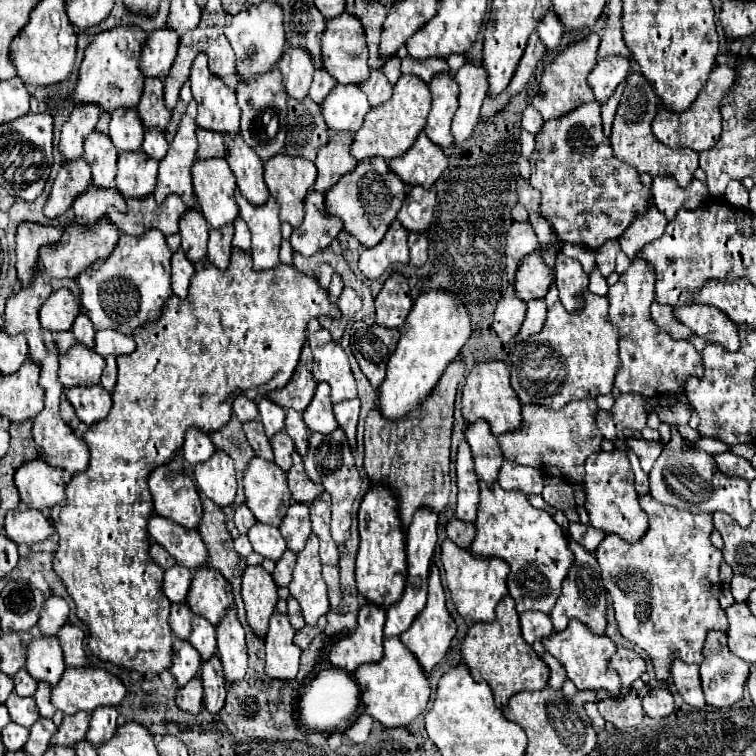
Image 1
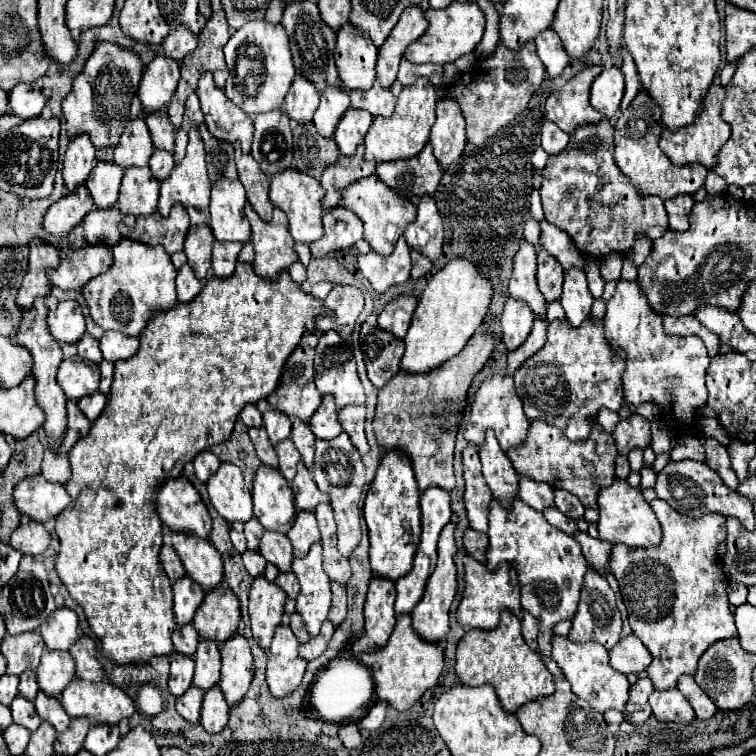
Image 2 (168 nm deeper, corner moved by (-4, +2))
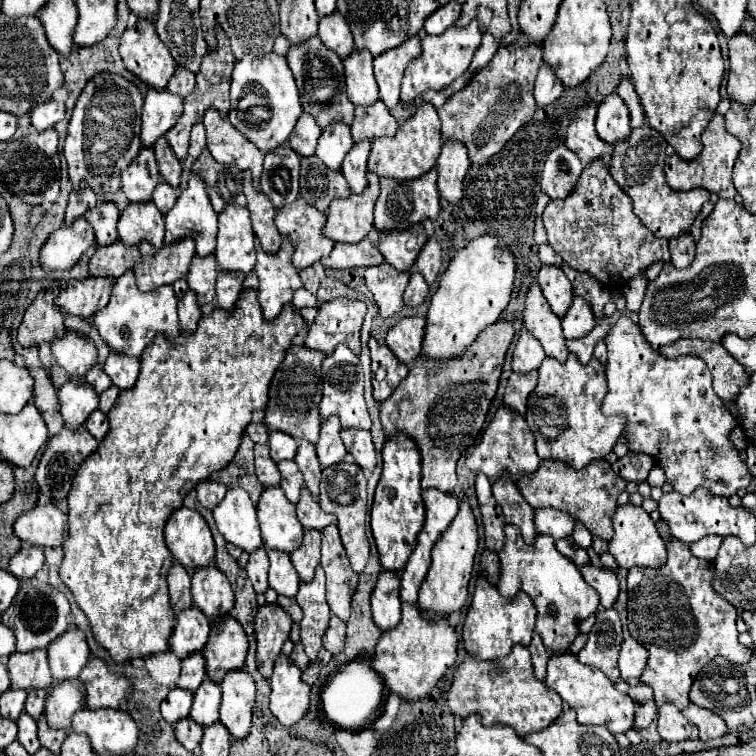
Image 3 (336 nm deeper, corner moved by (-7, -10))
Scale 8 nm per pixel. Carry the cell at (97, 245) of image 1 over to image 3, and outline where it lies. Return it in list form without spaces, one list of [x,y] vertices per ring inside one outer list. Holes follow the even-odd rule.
[[[87,278],[87,280],[71,280],[65,290],[59,292],[57,306],[65,314],[73,314],[89,320],[97,310],[105,308],[111,298],[113,280],[109,278]]]

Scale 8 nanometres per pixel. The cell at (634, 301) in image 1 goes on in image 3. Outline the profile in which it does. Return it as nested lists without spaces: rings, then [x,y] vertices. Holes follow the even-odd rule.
[[[621,316],[605,336],[607,344],[607,384],[609,392],[603,400],[605,416],[625,416],[623,436],[627,438],[627,448],[631,452],[649,454],[657,466],[663,468],[665,480],[673,486],[675,492],[689,496],[699,486],[707,488],[717,496],[733,496],[737,490],[747,488],[753,480],[747,464],[739,458],[739,450],[731,444],[729,434],[739,424],[739,420],[729,412],[723,400],[713,392],[711,372],[705,368],[705,362],[697,356],[681,356],[677,360],[665,360],[659,352],[653,352],[645,338],[641,336],[639,326],[629,318]]]

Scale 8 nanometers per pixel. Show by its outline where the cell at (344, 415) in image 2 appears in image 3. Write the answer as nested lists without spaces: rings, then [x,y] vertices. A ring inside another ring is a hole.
[[[351,428],[351,430],[341,430],[341,440],[343,440],[347,452],[353,456],[355,464],[359,464],[363,468],[363,472],[369,476],[377,464],[371,434]]]

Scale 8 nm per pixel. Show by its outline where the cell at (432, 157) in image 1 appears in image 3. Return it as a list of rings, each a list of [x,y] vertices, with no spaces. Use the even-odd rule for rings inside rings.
[[[437,170],[415,178],[415,180],[393,180],[393,178],[381,178],[381,194],[375,204],[375,230],[405,230],[417,222],[423,222],[425,218],[435,220],[439,216],[439,192],[437,192]]]

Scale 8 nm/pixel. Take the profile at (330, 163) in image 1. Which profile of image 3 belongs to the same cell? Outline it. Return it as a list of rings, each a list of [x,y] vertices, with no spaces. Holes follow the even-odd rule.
[[[369,174],[369,188],[361,196],[351,194],[345,200],[333,200],[323,230],[325,236],[329,236],[333,242],[347,244],[365,240],[373,228],[373,206],[379,192],[379,178]]]

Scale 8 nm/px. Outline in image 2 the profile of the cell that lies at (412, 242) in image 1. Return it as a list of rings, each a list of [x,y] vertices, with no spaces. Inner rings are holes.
[[[412,250],[412,280],[418,280],[422,278],[426,272],[430,272],[432,268],[432,262],[418,250]]]

